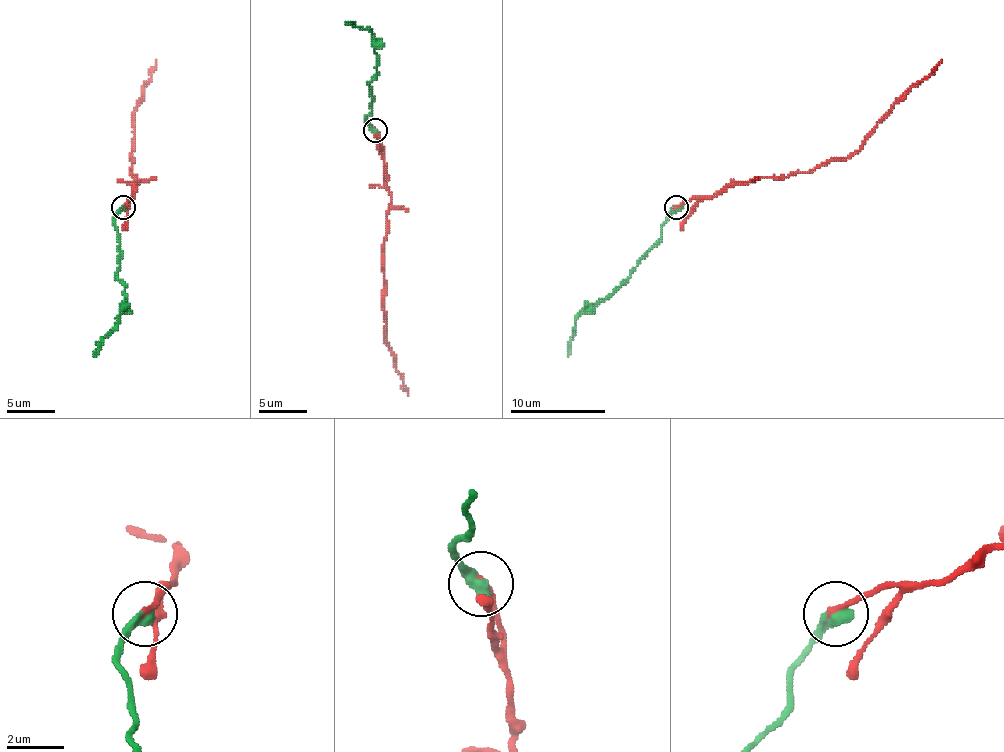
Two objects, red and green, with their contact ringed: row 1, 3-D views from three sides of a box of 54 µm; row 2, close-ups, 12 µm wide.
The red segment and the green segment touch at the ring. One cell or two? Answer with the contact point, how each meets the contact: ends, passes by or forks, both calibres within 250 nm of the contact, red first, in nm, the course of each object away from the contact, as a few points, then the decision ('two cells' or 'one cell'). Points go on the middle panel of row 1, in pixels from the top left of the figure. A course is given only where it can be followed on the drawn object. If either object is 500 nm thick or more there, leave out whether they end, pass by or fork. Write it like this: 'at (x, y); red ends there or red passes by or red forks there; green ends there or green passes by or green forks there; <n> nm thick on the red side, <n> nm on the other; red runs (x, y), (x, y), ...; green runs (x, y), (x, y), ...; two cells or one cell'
at (375, 130); red ends there; green ends there; 190 nm thick on the red side, 480 nm on the other; red runs (374, 130), (384, 146), (384, 165), (391, 197), (384, 266), (386, 345), (408, 395); green runs (374, 130), (367, 122), (369, 86), (377, 72), (374, 36), (369, 29), (345, 22); one cell

